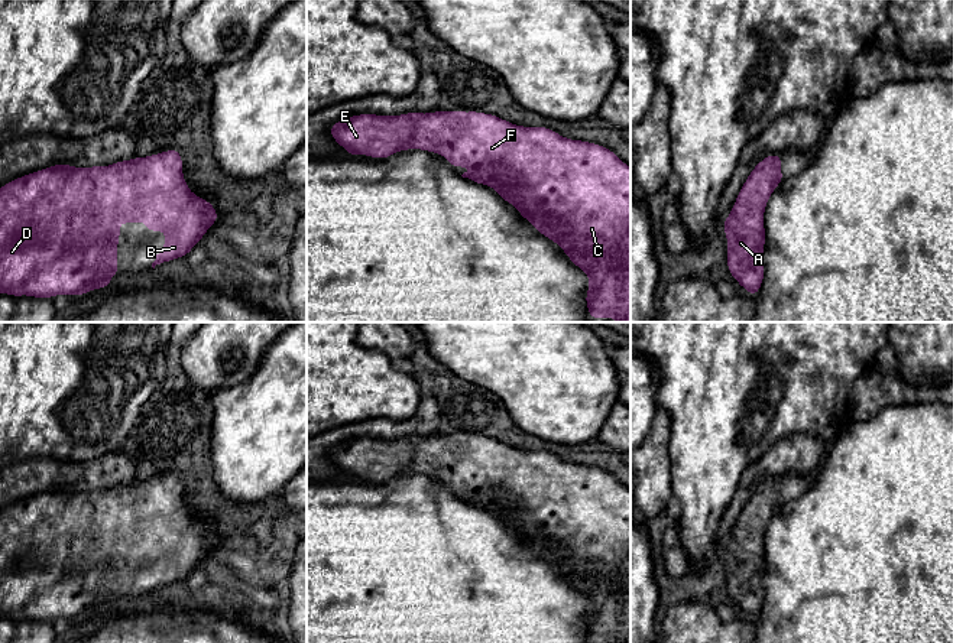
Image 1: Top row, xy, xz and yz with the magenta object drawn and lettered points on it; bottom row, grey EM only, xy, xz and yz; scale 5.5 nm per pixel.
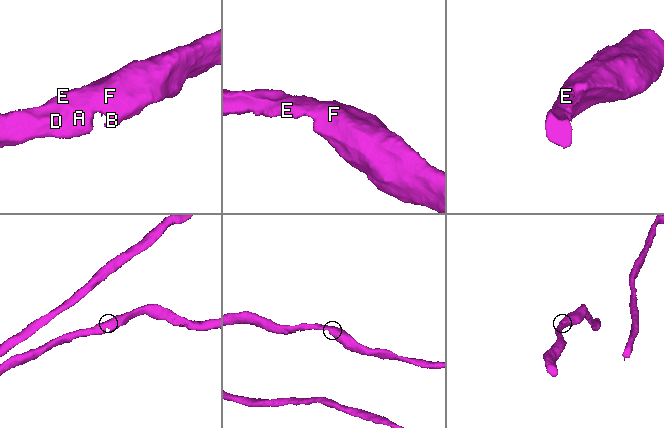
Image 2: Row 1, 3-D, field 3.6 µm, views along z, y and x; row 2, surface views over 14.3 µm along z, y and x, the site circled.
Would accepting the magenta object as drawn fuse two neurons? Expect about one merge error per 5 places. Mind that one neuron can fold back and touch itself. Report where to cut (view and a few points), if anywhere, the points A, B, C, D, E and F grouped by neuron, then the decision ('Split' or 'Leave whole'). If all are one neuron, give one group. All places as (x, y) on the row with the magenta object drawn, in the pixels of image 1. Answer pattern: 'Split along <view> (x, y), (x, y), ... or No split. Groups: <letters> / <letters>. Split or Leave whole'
No split. Groups: A B C D E F. Leave whole

